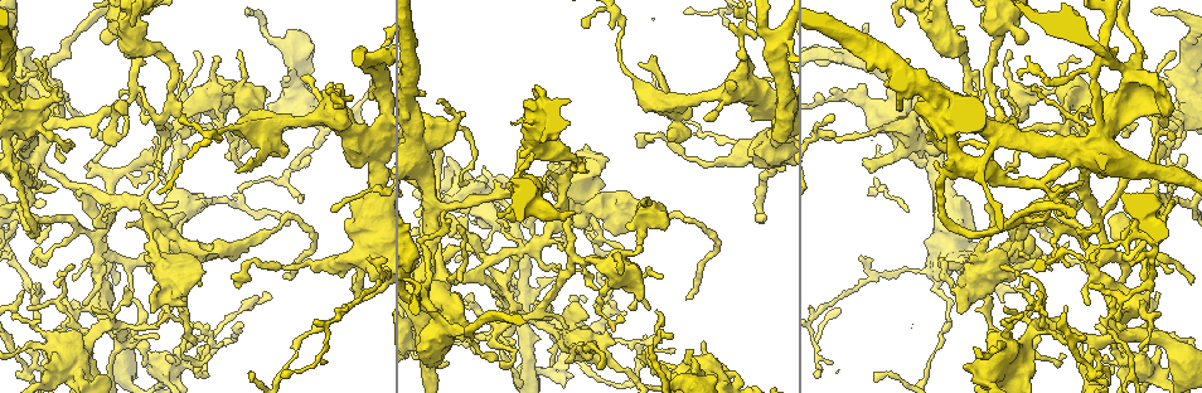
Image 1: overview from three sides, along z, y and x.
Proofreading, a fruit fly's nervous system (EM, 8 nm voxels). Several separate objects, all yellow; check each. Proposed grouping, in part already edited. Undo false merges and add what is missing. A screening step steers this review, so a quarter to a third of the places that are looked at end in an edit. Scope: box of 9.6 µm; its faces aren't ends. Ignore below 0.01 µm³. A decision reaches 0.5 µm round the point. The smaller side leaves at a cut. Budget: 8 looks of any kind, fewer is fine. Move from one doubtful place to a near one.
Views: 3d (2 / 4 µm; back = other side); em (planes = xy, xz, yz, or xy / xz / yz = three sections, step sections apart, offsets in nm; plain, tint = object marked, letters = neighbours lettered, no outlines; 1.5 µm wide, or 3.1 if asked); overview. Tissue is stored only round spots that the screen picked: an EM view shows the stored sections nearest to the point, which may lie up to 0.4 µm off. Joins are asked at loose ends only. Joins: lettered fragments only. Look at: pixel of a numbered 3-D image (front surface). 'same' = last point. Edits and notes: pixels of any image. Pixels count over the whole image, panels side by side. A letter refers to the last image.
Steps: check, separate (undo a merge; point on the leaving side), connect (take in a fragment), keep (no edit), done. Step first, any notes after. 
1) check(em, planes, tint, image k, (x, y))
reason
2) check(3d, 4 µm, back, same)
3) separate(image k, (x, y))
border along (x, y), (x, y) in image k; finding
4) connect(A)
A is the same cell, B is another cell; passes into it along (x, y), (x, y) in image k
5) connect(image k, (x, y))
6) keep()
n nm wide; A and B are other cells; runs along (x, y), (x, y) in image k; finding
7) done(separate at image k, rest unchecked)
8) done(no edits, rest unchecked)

check(3d, 4 µm, image 1, (1080, 347))
tapers out

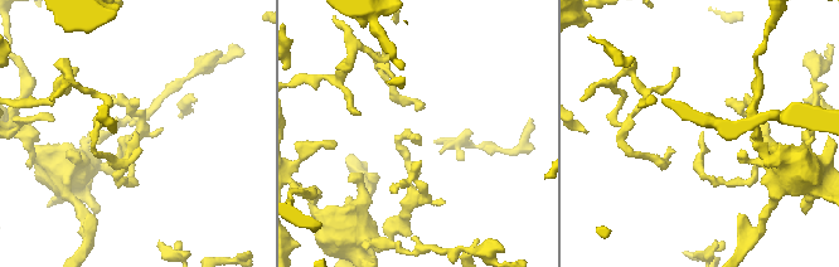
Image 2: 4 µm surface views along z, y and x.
check(em, planes, letters, image 2, (139, 133))
shape alone is not enough

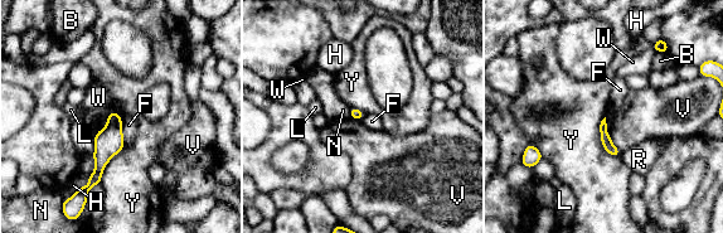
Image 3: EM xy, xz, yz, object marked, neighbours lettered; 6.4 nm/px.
keep()
70 nm wide; B, F, H, L, N, R, V, W and Y are other cells; none of them fits

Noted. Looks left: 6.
check(3d, 4 µm, back, image 1, (688, 297))
free end

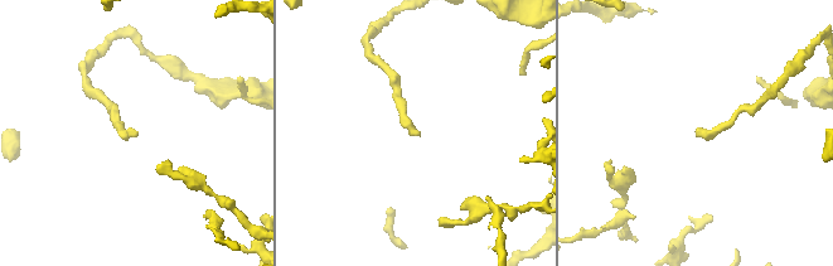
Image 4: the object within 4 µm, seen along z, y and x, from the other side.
check(em, planes, letters, image 4, (420, 135))
need the tissue

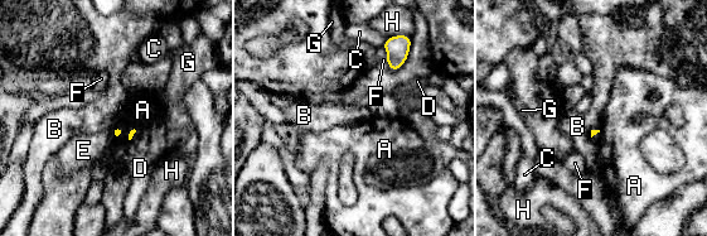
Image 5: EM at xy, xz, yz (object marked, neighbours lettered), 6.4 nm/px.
keep()
A, B, C, D, E, F, G and H are other cells; border along (111, 131), (115, 139) in image 5; none of them fits

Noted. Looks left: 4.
check(3d, 4 µm, image 1, (184, 113))
thin end

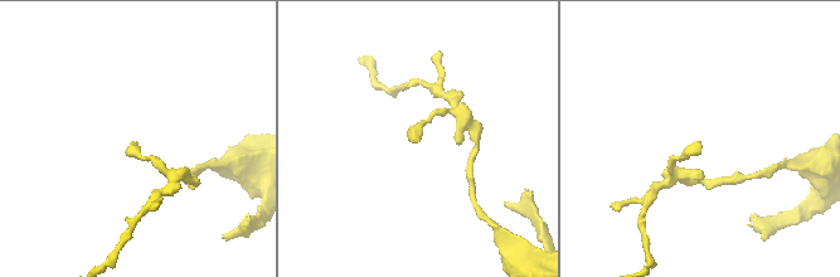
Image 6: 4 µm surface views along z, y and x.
check(em, yz, step 4, letters, image 6, (138, 145))
now the EM

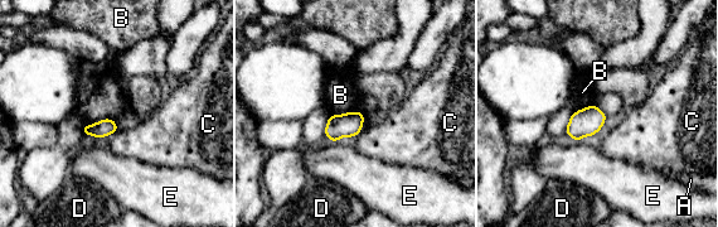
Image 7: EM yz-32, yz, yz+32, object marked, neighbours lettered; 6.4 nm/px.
check(em, planes, letters, same)

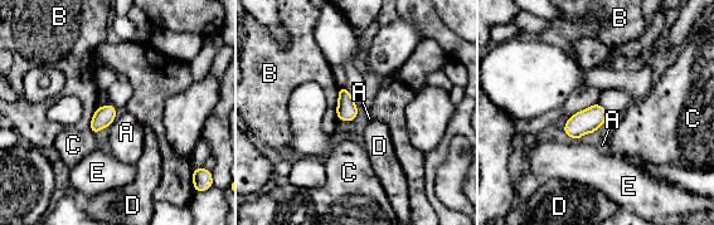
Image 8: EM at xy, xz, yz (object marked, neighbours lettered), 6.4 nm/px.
keep()
A, B, C, D and E are other cells; no lettered fragment goes on from it

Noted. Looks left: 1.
done(no edits, rest unchecked)

